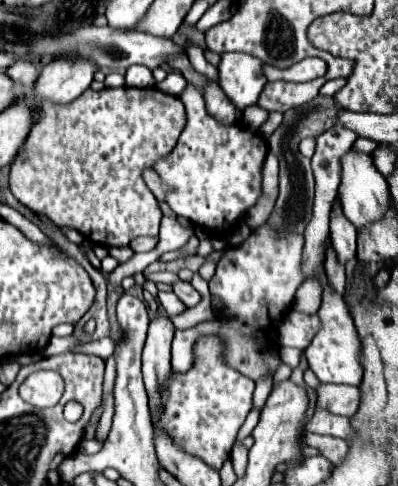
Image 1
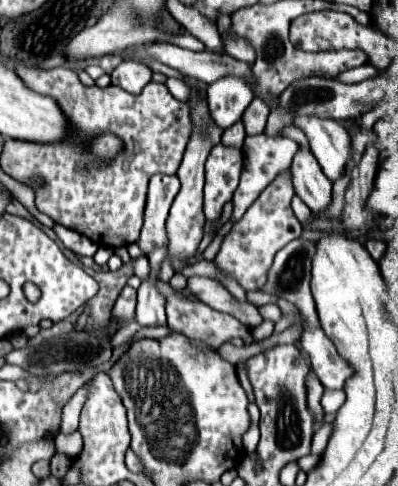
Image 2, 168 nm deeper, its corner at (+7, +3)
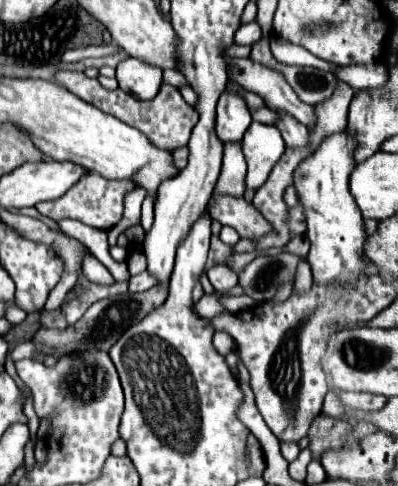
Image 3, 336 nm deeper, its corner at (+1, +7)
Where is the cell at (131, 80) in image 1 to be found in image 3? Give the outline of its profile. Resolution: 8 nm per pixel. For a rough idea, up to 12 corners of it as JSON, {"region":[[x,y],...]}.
{"region":[[139,58],[117,66],[117,82],[139,100],[159,92],[161,70]]}

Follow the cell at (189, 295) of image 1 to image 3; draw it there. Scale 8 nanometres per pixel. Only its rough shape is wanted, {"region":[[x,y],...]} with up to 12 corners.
{"region":[[223,264],[209,268],[215,292],[227,294],[237,286],[237,274]]}

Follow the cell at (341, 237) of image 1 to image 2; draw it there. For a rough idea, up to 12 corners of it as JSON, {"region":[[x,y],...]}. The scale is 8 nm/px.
{"region":[[307,148],[291,162],[295,194],[313,212],[331,204],[331,182]]}

